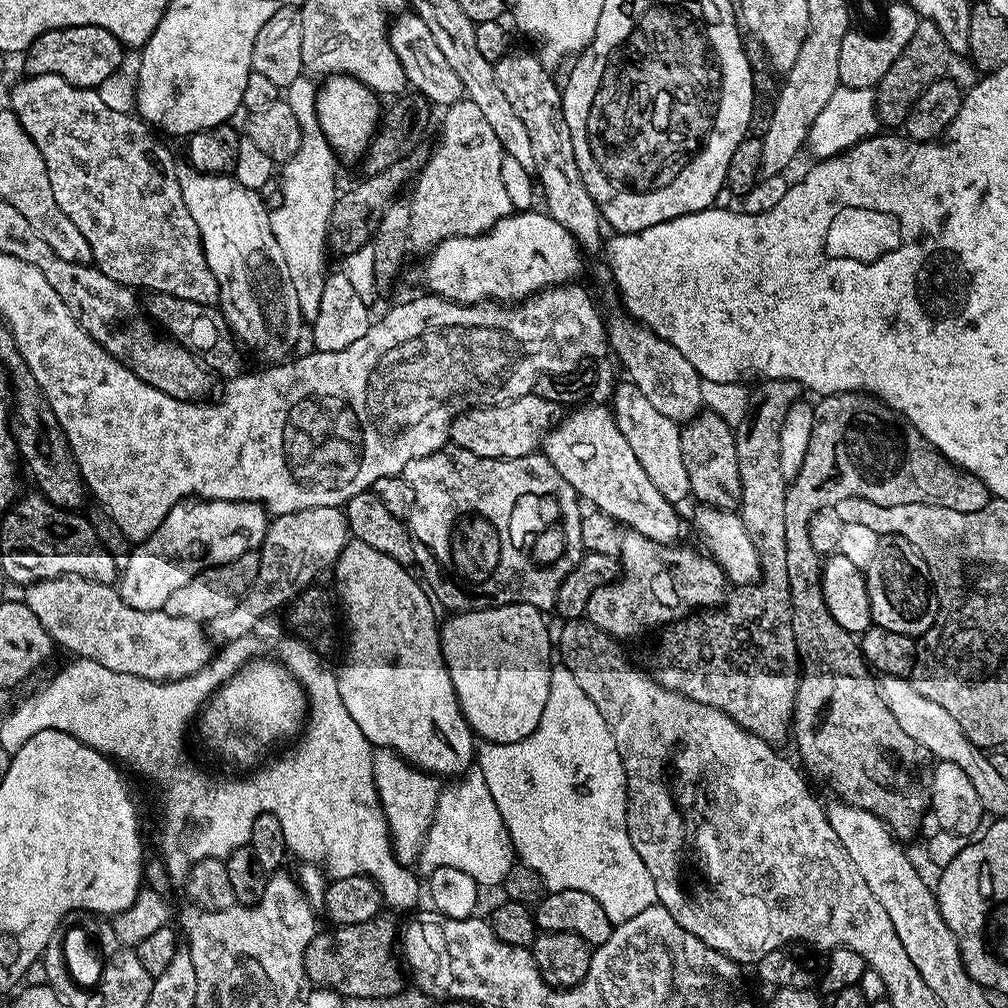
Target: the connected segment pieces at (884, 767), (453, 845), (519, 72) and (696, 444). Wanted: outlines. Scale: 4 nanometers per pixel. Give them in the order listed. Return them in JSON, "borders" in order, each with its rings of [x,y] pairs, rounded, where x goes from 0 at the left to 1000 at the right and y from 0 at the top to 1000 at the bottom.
{"borders":[[[[832,389],[826,393],[813,393],[811,398],[806,406],[808,427],[804,427],[800,455],[796,458],[796,466],[782,480],[780,490],[780,569],[784,577],[788,637],[794,650],[795,665],[785,725],[788,734],[790,730],[799,763],[802,761],[810,770],[821,770],[836,797],[859,800],[862,806],[876,813],[890,833],[902,835],[908,831],[917,813],[917,806],[919,810],[925,797],[927,751],[907,736],[895,720],[891,720],[883,700],[875,694],[870,672],[858,655],[850,632],[827,617],[827,609],[823,609],[815,587],[817,561],[814,549],[810,548],[804,538],[804,518],[812,506],[824,504],[835,498],[835,494],[854,492],[877,503],[918,500],[935,502],[938,506],[969,508],[980,500],[982,489],[969,472],[951,464],[923,438],[915,435],[899,414],[892,413],[860,389]]],[[[469,760],[455,772],[441,777],[434,792],[429,818],[417,841],[416,864],[424,867],[438,859],[450,859],[450,863],[466,867],[477,879],[496,879],[509,856],[508,832],[498,815],[498,808],[494,808],[494,800],[490,800],[490,792],[486,792],[476,761]]],[[[504,50],[491,61],[490,66],[494,86],[501,91],[506,105],[510,105],[514,117],[518,117],[526,133],[526,146],[532,166],[530,175],[544,214],[565,231],[580,251],[591,250],[594,246],[596,249],[597,215],[589,196],[585,196],[585,188],[581,188],[581,181],[577,181],[573,157],[569,157],[569,141],[565,141],[565,125],[562,125],[557,84],[548,80],[544,72],[547,70],[532,54],[526,56],[522,52]]],[[[698,407],[675,427],[677,462],[685,474],[685,489],[694,495],[695,501],[704,504],[729,505],[736,490],[736,474],[732,470],[732,446],[727,422],[712,415],[712,411]]]]}

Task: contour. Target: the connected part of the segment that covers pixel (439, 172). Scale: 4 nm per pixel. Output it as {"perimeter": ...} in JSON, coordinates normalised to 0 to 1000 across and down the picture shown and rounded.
{"perimeter":[[[463,97],[443,104],[439,108],[440,120],[437,123],[437,140],[432,140],[429,154],[411,180],[407,190],[407,242],[410,247],[428,248],[448,234],[474,234],[484,230],[498,216],[509,213],[510,207],[498,185],[498,157],[500,147],[490,134],[490,128],[482,122],[478,109]]]}

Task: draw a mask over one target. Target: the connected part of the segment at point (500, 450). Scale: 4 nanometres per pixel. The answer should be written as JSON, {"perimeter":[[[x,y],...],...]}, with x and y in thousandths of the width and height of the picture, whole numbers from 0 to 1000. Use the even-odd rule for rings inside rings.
{"perimeter":[[[525,391],[513,397],[505,397],[503,401],[465,405],[455,410],[448,419],[446,437],[451,443],[466,446],[466,450],[474,450],[478,454],[518,454],[529,451],[537,443],[541,432],[548,428],[557,413],[557,406],[553,402],[537,393]]]}

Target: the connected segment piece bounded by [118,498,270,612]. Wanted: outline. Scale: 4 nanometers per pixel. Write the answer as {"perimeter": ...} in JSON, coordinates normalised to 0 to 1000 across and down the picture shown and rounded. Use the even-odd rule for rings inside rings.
{"perimeter":[[[188,494],[174,500],[161,514],[161,518],[144,536],[138,537],[128,547],[125,562],[117,571],[117,586],[125,601],[133,601],[133,605],[160,605],[165,593],[177,585],[177,581],[185,581],[188,573],[206,563],[220,562],[224,558],[232,558],[232,554],[240,554],[240,550],[254,548],[262,539],[262,531],[268,519],[267,509],[261,500],[249,500],[243,496],[199,496]]]}

